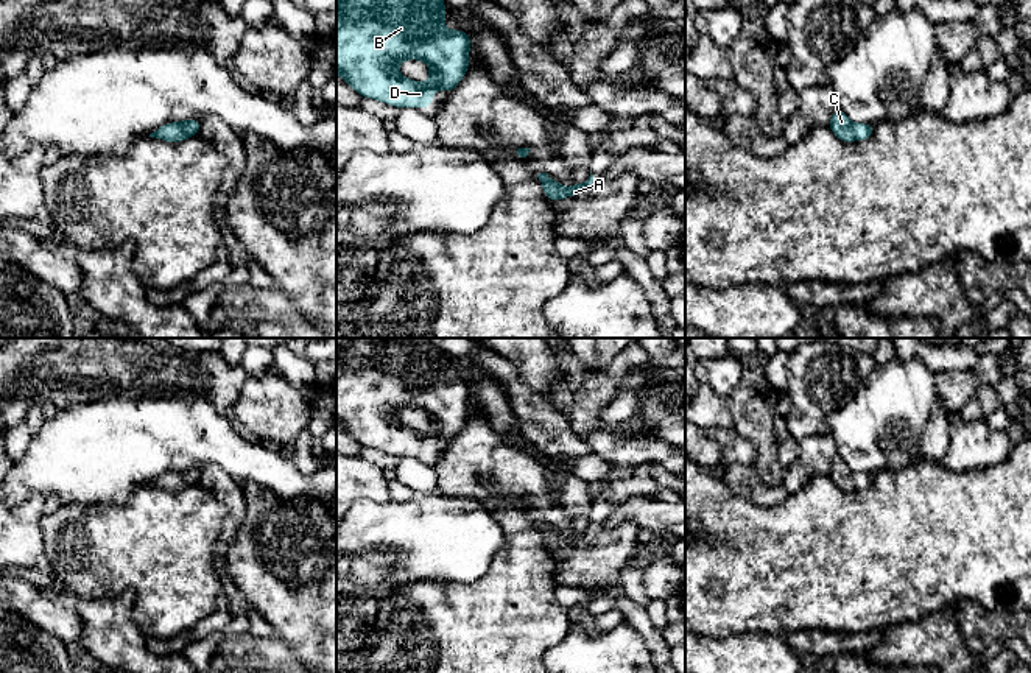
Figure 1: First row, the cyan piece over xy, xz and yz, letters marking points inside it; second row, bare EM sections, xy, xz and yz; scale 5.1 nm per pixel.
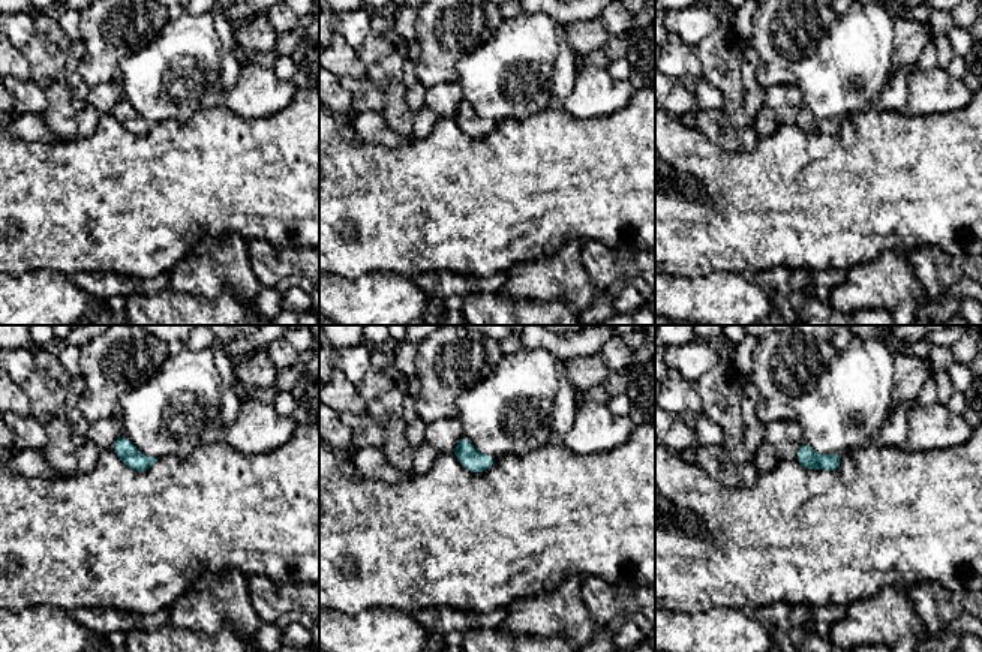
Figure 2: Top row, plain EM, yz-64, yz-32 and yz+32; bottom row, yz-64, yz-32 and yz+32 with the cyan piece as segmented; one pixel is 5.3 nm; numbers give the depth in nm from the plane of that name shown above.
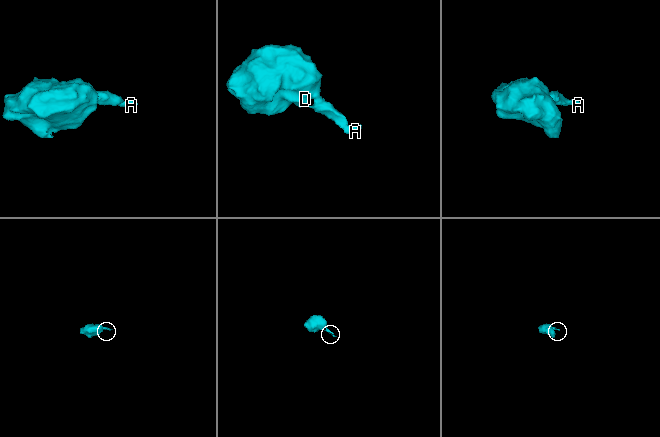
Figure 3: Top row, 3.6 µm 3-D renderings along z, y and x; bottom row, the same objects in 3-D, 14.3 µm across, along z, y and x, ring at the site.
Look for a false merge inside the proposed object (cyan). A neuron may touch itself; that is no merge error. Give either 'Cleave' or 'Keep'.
Keep

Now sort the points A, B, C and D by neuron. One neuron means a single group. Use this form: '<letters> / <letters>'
A B C D

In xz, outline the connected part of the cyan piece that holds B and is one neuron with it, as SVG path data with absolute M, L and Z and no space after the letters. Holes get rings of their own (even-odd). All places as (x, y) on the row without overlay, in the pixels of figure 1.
M336 338L336 422L363 447L374 447L394 456L431 456L431 441L452 441L469 418L472 388L463 379L447 380L445 351L441 341L427 338ZM405 408L425 410L430 416L427 432L408 428L397 414Z

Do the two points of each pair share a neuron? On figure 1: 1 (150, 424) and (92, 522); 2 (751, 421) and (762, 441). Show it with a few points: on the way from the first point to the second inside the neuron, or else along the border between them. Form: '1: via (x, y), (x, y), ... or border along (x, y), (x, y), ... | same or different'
1: border along (136, 489), (125, 503), (77, 505) | different
2: via (756, 426), (762, 436) | same

